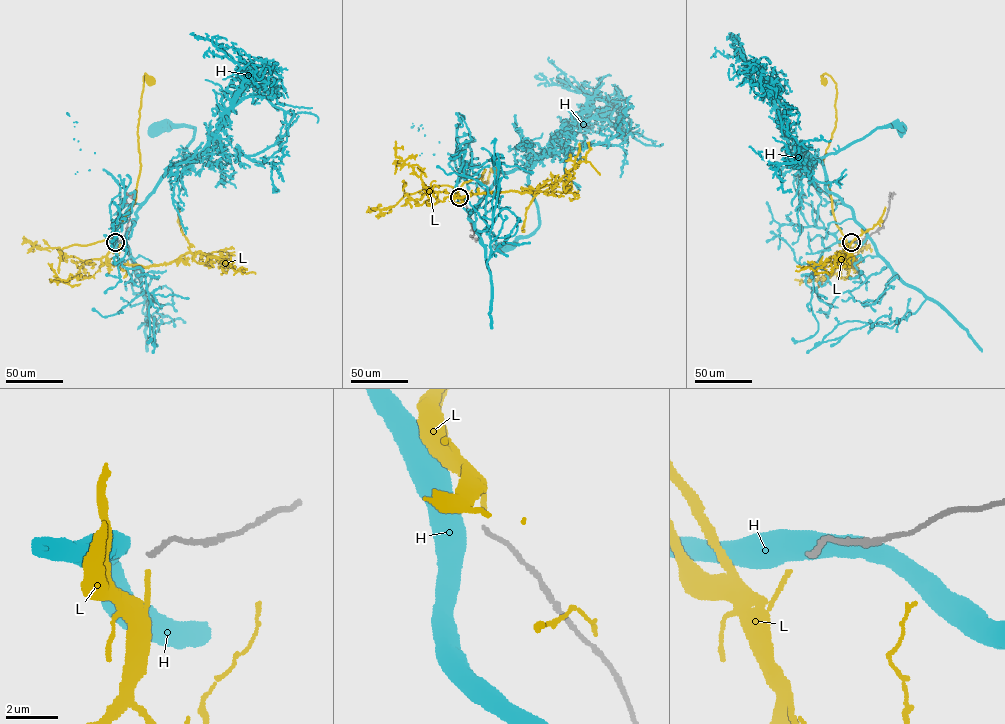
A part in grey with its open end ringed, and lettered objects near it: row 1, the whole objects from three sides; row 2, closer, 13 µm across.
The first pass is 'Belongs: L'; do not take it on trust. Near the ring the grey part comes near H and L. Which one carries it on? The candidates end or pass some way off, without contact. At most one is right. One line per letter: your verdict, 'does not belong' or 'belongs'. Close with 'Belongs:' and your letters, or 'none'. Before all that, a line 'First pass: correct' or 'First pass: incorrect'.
First pass: correct
H: does not belong
L: belongs
Belongs: L

